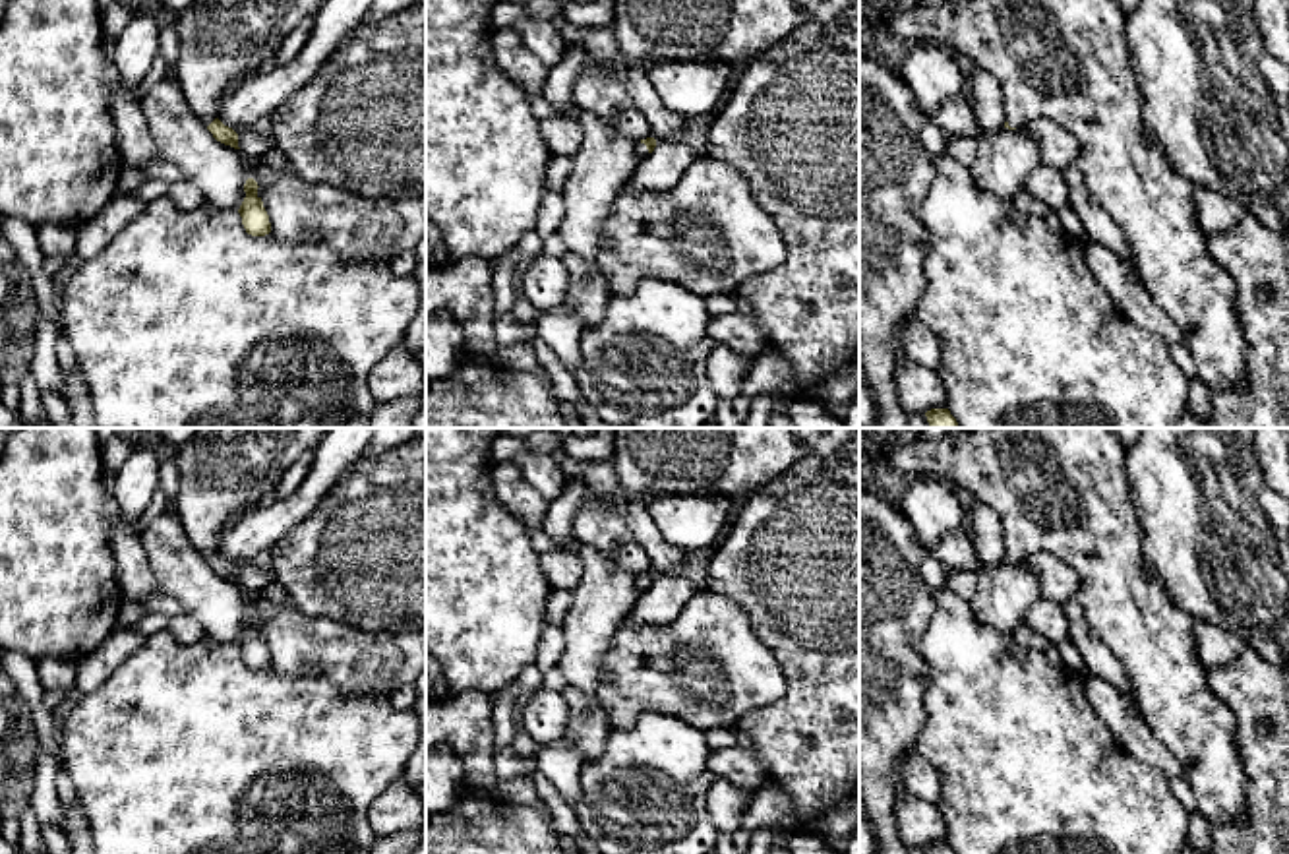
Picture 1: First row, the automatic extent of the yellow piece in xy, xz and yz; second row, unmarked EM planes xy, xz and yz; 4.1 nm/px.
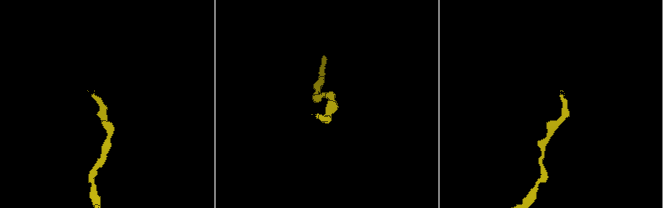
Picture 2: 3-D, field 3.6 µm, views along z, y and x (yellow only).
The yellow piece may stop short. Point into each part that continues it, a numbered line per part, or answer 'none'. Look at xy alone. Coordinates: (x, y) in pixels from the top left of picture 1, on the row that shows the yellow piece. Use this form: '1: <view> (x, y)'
1: xy (219, 39)

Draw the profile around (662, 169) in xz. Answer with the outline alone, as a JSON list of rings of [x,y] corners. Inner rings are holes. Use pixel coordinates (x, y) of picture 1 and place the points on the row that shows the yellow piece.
[[[683,137],[658,139],[654,151],[641,163],[639,174],[629,182],[635,190],[674,190],[685,170],[701,157]]]

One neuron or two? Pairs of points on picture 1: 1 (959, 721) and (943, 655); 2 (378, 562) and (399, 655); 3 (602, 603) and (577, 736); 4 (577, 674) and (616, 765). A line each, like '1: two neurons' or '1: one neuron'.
1: one neuron
2: two neurons
3: one neuron
4: two neurons

